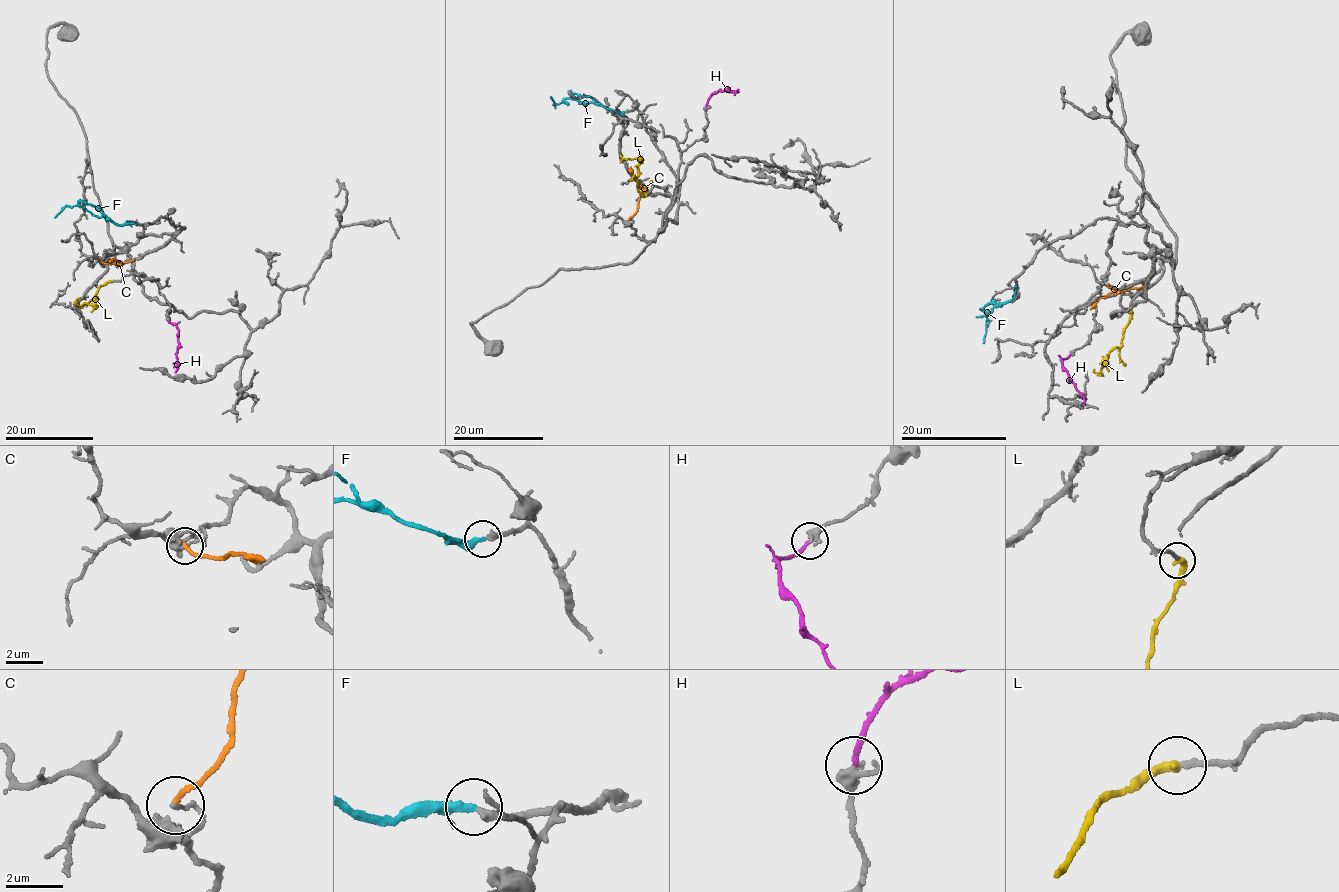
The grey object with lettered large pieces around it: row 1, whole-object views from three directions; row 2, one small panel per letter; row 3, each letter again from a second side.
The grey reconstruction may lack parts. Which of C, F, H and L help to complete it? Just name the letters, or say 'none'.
F, L

